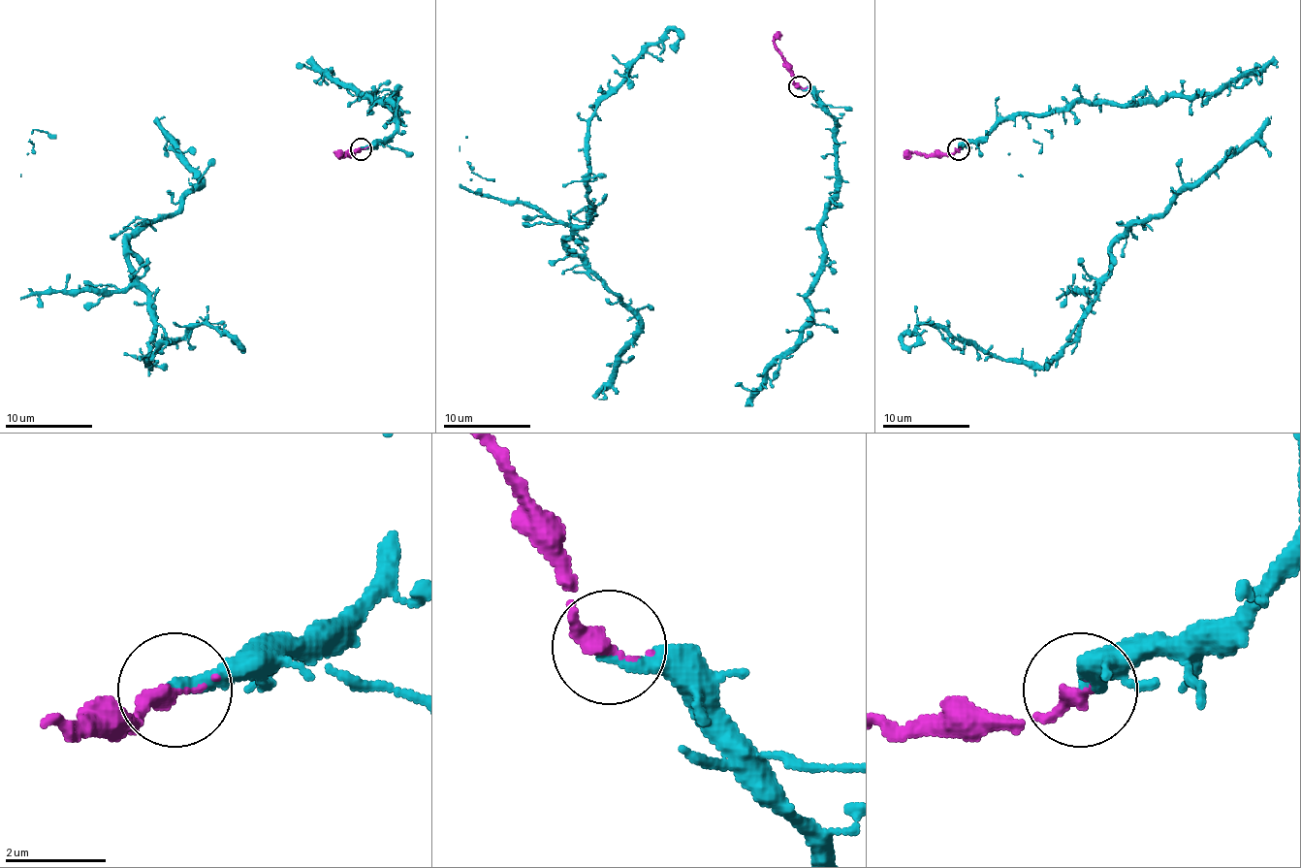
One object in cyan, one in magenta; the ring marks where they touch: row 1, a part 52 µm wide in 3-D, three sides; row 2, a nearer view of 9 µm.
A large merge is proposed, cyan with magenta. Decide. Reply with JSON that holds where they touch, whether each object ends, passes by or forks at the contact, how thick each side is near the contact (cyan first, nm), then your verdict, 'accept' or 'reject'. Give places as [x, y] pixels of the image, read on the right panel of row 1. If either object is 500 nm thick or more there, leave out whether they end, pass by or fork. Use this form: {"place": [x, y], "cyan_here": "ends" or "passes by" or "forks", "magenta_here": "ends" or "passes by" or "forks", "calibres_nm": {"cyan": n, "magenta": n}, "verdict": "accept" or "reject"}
{"place": [958, 148], "cyan_here": "ends", "magenta_here": "ends", "calibres_nm": {"cyan": 300, "magenta": 320}, "verdict": "accept"}

